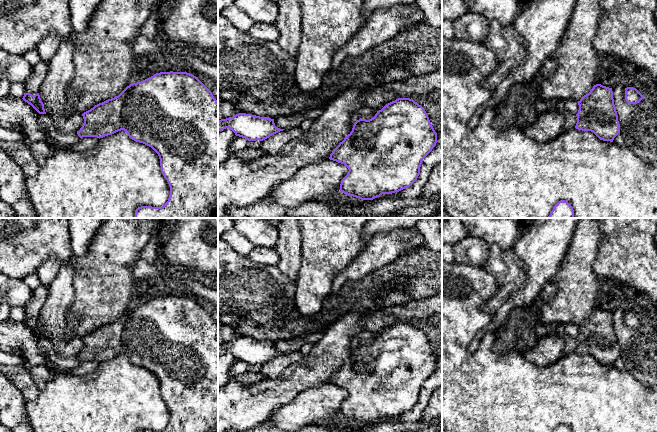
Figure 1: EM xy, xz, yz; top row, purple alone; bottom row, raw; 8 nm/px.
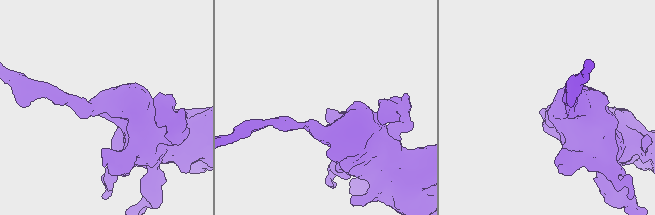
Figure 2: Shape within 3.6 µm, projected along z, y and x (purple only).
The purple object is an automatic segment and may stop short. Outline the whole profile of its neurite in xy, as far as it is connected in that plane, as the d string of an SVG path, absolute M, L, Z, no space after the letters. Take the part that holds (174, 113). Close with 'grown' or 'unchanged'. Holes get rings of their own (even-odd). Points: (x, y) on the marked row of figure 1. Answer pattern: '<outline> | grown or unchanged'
M160 72L137 83L127 86L118 96L95 105L82 114L84 123L77 134L80 138L103 138L124 130L128 136L139 143L151 147L159 156L161 172L170 187L168 201L161 207L141 206L135 211L135 218L218 218L218 101L212 92L198 79L187 72Z | unchanged

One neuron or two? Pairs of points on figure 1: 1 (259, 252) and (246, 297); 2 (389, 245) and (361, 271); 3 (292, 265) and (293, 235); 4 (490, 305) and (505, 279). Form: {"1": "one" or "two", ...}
{"1": "two", "2": "one", "3": "one", "4": "one"}

